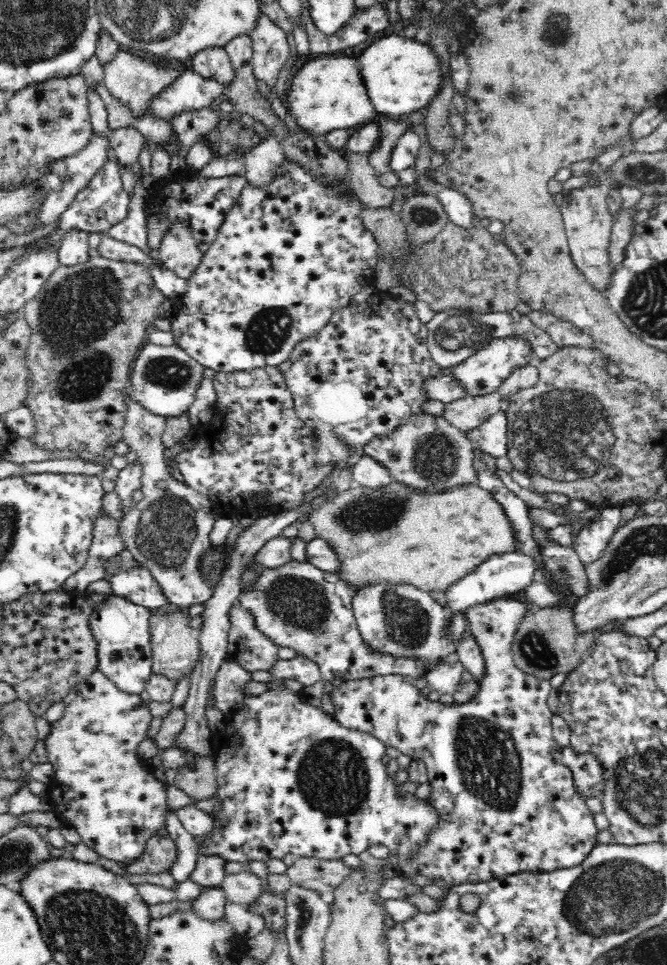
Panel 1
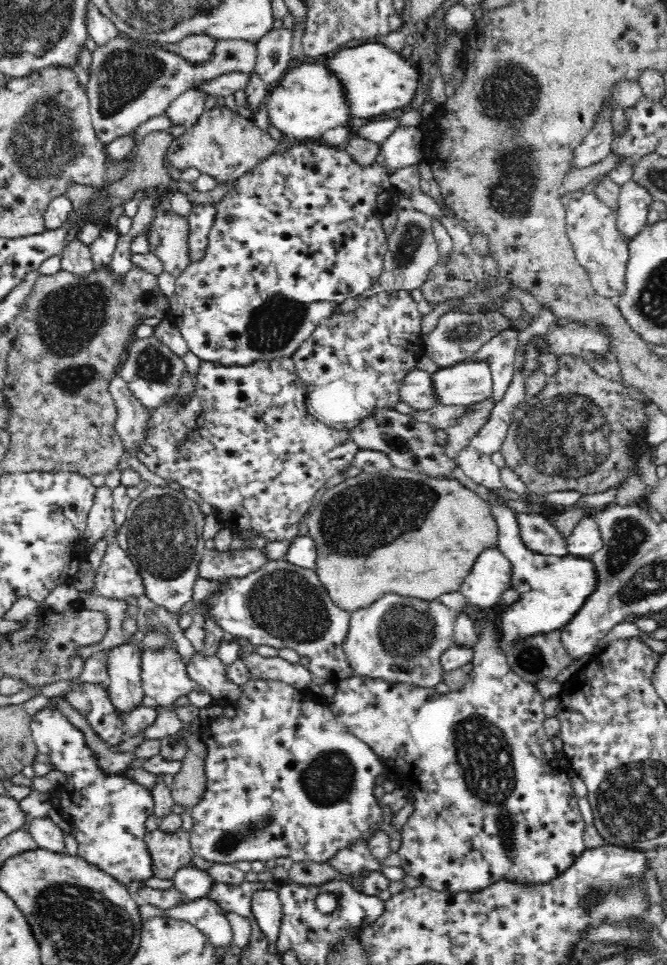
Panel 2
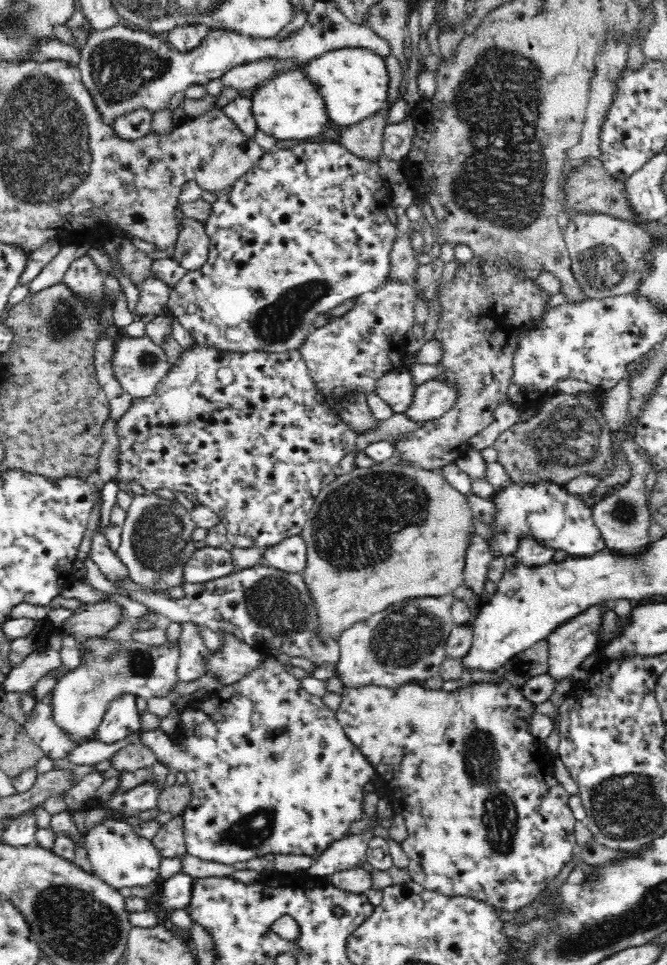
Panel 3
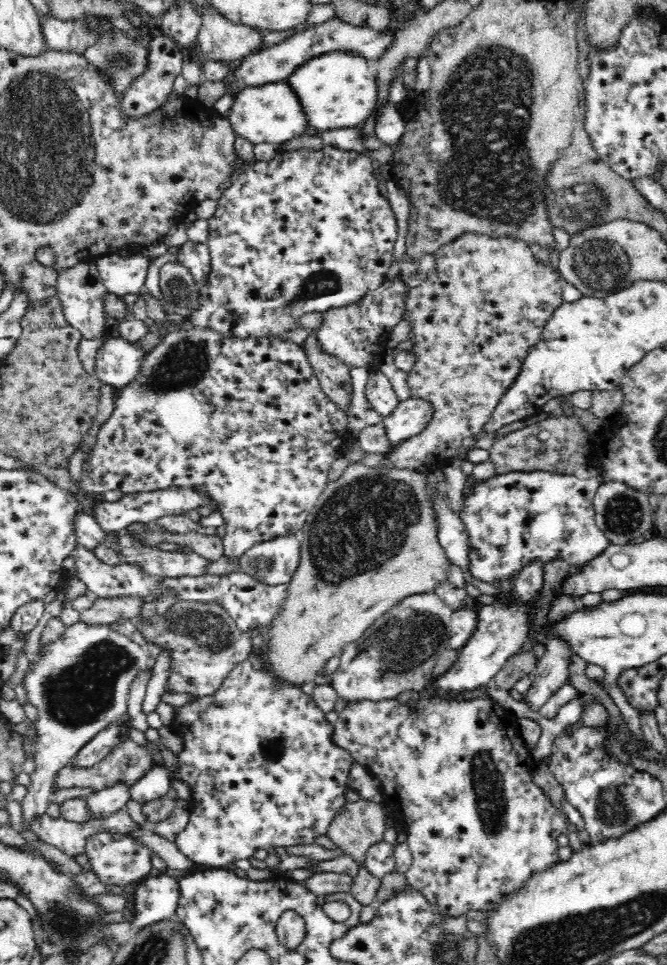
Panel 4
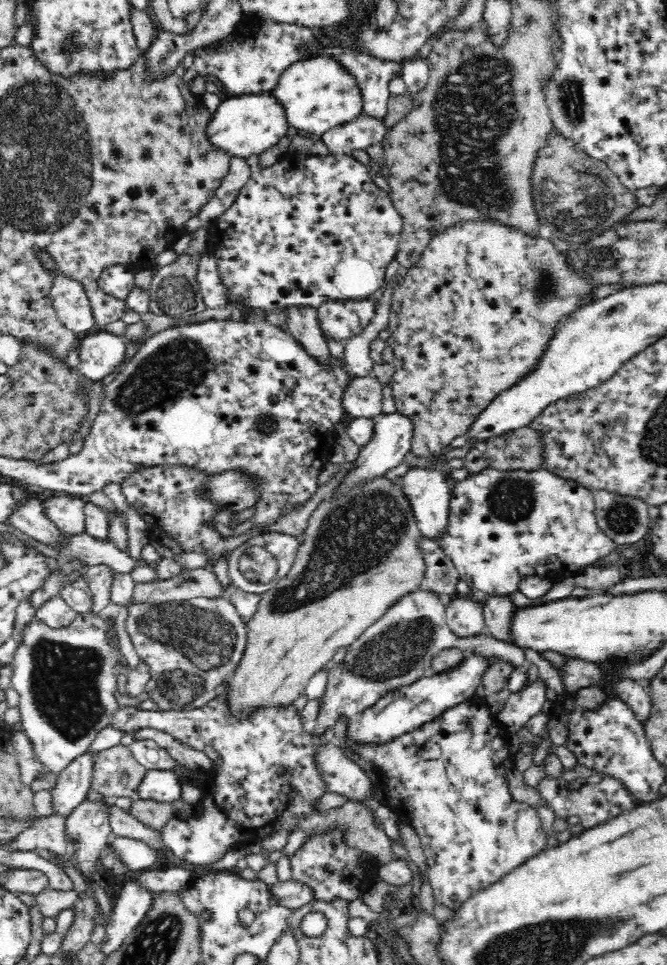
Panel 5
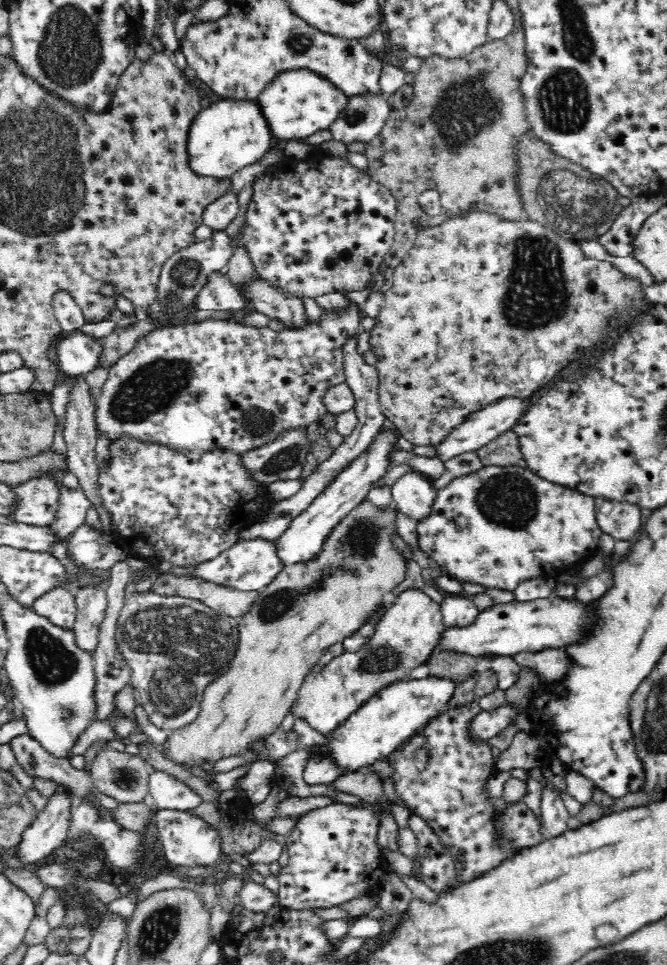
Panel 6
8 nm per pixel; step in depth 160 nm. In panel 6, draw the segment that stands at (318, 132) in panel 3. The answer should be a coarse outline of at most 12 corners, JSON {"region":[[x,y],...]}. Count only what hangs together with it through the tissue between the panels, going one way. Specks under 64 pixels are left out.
{"region":[[256,99],[203,108],[188,134],[198,174],[230,177],[276,142]]}

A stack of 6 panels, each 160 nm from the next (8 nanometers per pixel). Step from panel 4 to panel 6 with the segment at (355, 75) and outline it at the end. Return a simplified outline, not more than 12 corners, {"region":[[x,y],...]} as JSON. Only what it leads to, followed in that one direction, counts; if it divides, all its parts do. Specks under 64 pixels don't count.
{"region":[[279,72],[256,100],[283,143],[329,129],[350,97],[324,75]]}

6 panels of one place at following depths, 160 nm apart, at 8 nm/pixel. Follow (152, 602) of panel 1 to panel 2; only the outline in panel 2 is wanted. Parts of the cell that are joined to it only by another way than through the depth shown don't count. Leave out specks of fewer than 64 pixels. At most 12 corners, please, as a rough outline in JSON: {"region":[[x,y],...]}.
{"region":[[118,544],[107,546],[95,591],[146,596],[142,576]]}

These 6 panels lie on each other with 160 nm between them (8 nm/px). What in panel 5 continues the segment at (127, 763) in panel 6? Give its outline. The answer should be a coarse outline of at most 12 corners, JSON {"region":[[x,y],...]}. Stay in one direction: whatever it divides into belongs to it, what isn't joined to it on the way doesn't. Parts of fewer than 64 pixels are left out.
{"region":[[129,746],[98,751],[91,789],[138,800],[147,768]]}

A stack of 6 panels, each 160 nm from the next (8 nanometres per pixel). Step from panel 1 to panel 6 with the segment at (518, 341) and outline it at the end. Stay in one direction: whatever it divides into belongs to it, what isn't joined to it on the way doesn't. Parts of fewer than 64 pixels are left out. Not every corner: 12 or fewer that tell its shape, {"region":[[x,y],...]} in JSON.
{"region":[[384,426],[279,540],[308,562],[330,530],[388,474],[400,429]]}

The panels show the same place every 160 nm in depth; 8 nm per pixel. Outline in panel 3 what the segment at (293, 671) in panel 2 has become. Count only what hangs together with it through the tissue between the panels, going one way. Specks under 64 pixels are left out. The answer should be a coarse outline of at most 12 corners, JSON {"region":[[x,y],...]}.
{"region":[[228,635],[210,652],[206,674],[229,685],[263,666],[265,657]]}

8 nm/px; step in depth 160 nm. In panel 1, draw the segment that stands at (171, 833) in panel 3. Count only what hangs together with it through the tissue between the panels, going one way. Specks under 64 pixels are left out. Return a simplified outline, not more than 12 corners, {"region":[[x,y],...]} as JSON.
{"region":[[156,835],[140,856],[127,860],[128,874],[168,873],[177,857],[174,841]]}

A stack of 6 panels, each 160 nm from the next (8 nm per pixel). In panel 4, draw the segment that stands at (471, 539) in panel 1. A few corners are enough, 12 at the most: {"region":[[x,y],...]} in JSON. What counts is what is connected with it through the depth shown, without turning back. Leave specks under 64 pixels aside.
{"region":[[350,461],[298,535],[276,677],[310,684],[453,561],[426,471]]}

